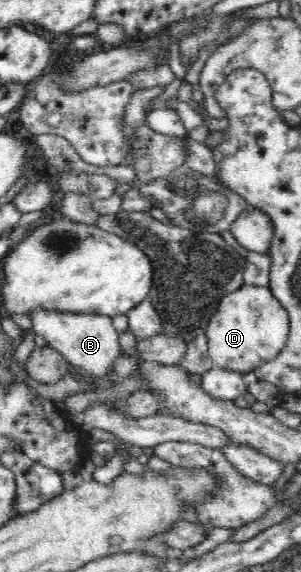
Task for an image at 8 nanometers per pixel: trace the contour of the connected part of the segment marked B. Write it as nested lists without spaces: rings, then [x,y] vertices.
[[[34,309],[29,317],[35,334],[43,337],[49,347],[57,350],[68,364],[84,368],[89,377],[108,375],[112,371],[112,363],[121,354],[120,334],[115,331],[111,316]]]

